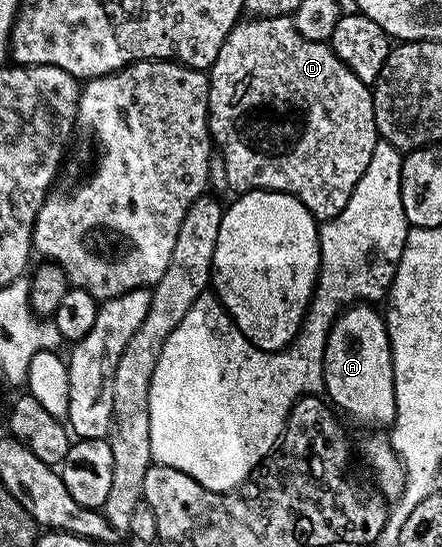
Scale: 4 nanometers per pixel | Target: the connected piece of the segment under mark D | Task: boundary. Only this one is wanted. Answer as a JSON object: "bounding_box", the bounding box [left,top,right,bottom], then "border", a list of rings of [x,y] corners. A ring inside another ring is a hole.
{"bounding_box":[207,16,380,222],"border":[[[291,16],[247,18],[236,24],[234,30],[225,38],[217,58],[211,63],[209,79],[211,85],[209,86],[207,125],[211,131],[214,147],[225,166],[227,188],[230,191],[233,190],[232,193],[284,192],[297,198],[319,222],[332,220],[334,216],[341,214],[341,210],[345,210],[345,202],[349,202],[361,174],[365,174],[365,166],[369,166],[369,158],[373,158],[373,146],[378,144],[380,139],[375,125],[372,89],[365,82],[361,82],[361,78],[357,78],[357,74],[353,74],[353,70],[349,70],[341,62],[341,58],[337,58],[330,43],[313,42],[309,38],[301,38],[301,34],[297,34],[297,26]]]}

